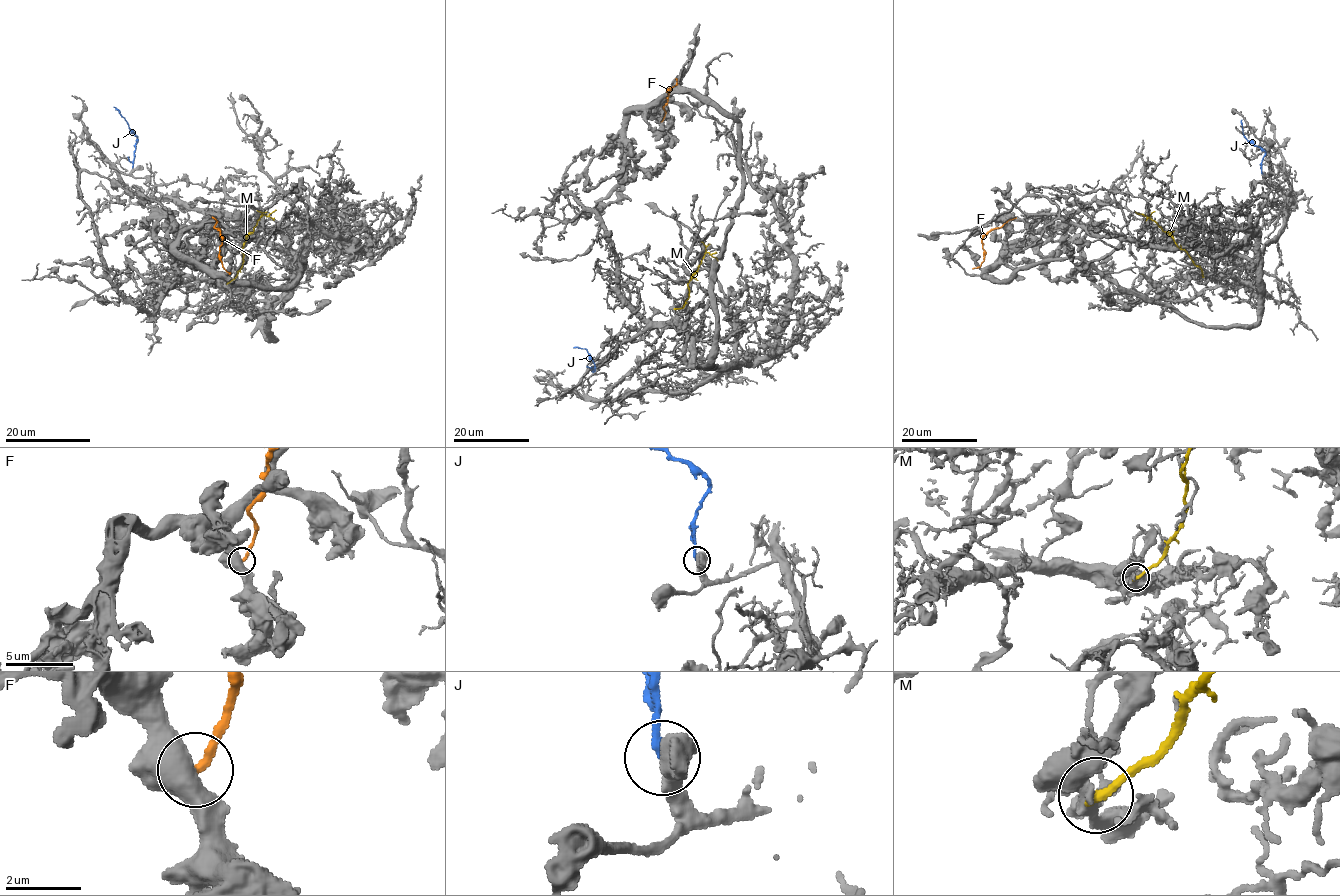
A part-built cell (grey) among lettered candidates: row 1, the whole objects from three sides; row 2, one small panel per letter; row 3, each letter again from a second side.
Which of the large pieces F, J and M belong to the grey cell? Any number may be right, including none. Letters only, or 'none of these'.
J

